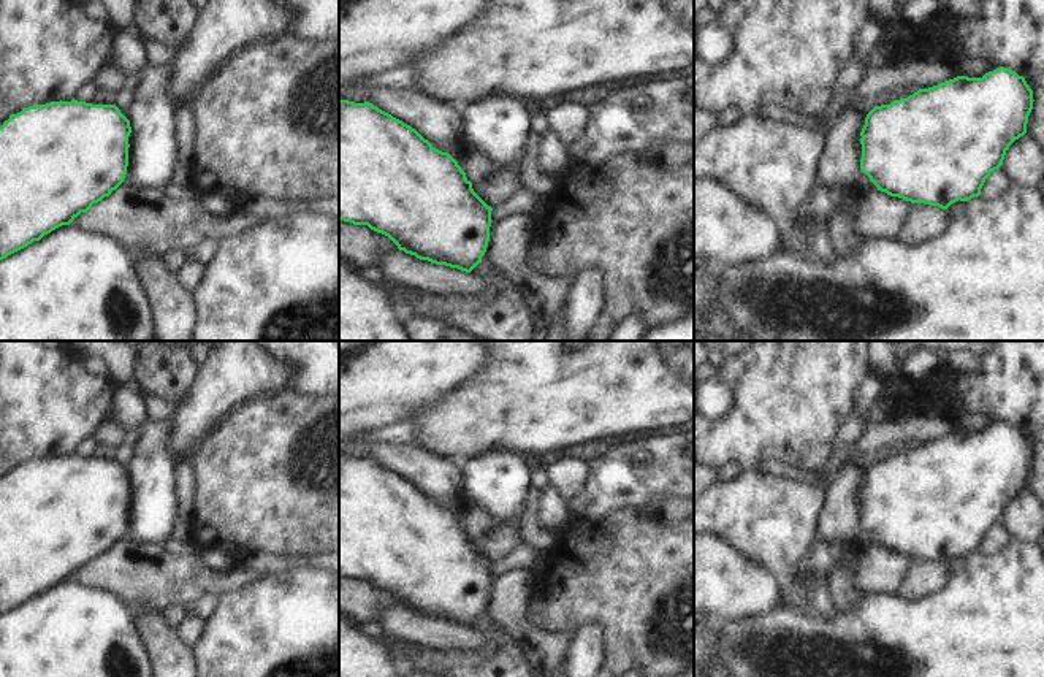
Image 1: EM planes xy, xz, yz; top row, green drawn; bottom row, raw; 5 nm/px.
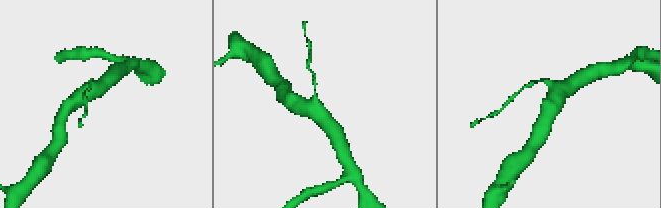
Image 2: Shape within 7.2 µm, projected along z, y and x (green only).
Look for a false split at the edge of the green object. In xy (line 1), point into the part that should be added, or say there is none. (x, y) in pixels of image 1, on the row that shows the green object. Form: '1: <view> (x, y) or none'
1: none

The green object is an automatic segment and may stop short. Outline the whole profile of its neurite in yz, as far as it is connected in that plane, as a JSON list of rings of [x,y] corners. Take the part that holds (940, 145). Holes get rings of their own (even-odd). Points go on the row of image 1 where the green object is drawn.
[[[1000,67],[982,78],[957,76],[928,89],[919,89],[908,98],[890,105],[874,106],[865,117],[860,132],[860,170],[878,190],[906,201],[927,203],[947,209],[955,201],[968,201],[981,195],[992,171],[1003,165],[1009,146],[1027,133],[1028,116],[1033,109],[1033,90],[1023,76]]]

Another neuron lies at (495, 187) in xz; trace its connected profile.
[[[464,141],[445,144],[448,152],[472,182],[474,192],[491,208],[502,206],[520,186],[520,162],[496,170],[480,152]]]

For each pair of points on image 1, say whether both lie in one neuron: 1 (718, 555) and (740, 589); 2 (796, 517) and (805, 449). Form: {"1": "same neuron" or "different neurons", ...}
{"1": "same neuron", "2": "different neurons"}

